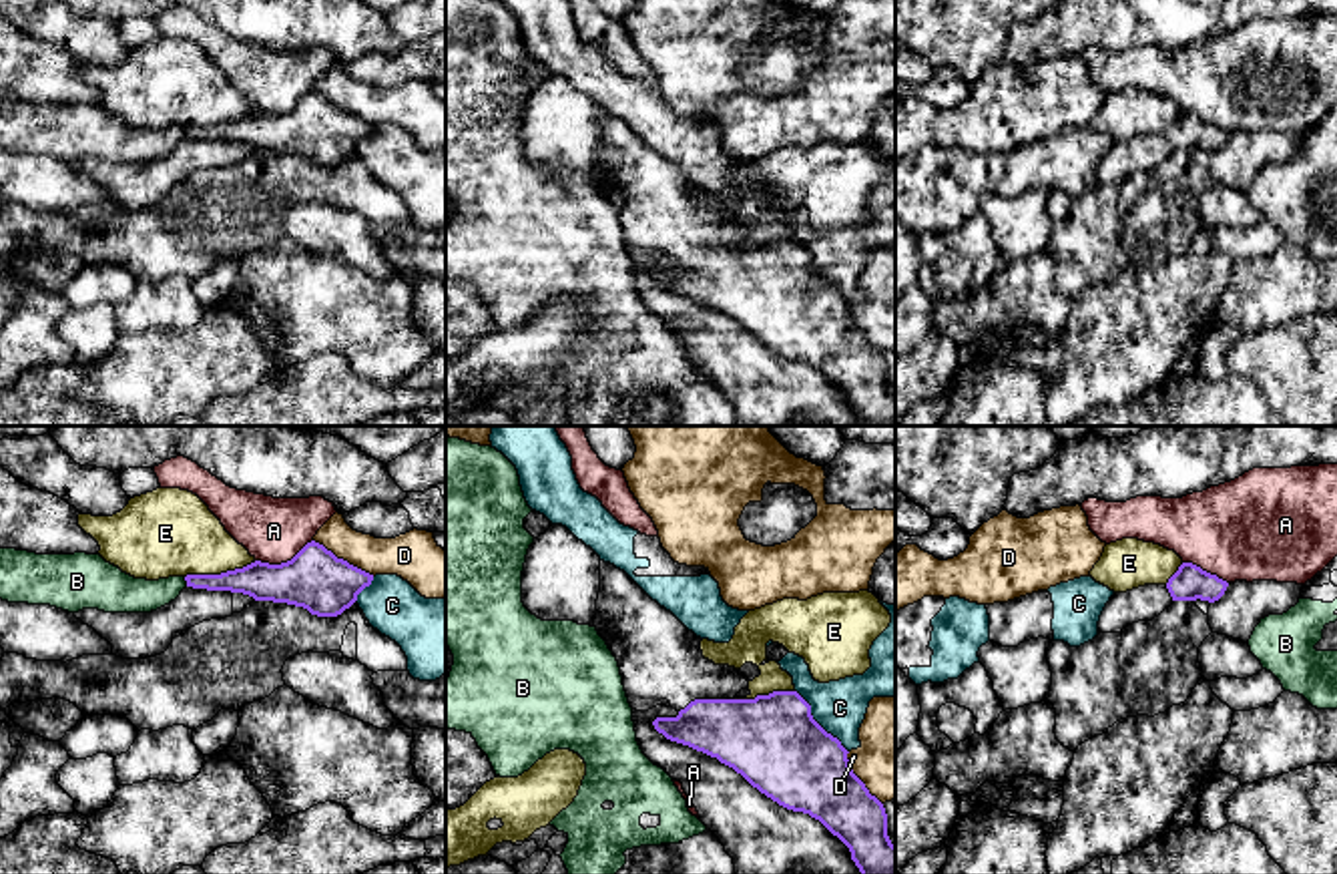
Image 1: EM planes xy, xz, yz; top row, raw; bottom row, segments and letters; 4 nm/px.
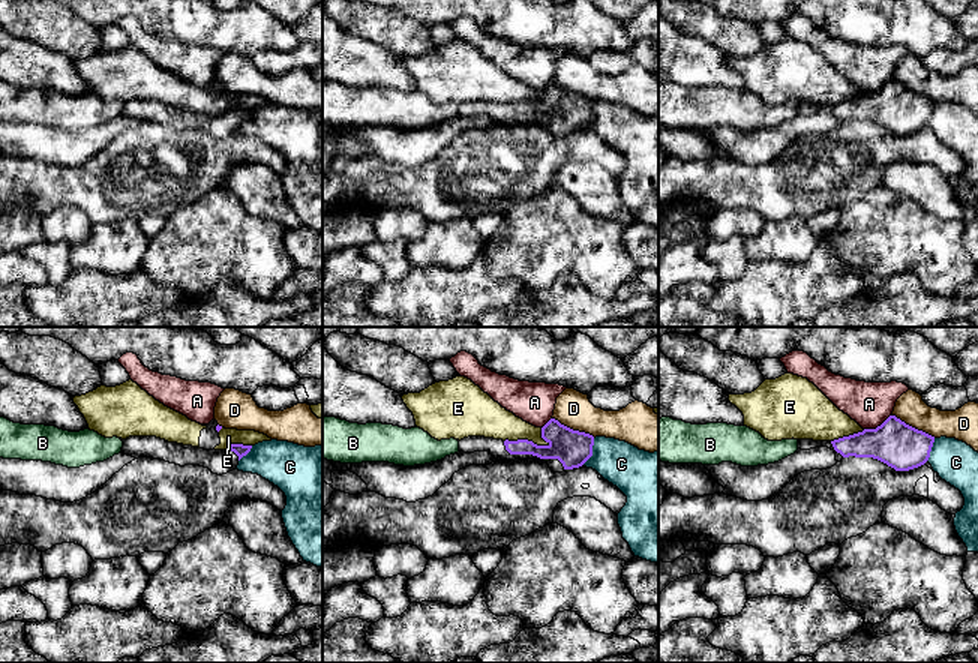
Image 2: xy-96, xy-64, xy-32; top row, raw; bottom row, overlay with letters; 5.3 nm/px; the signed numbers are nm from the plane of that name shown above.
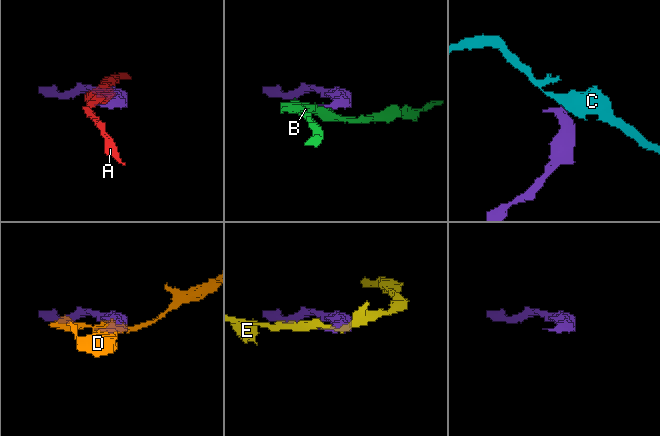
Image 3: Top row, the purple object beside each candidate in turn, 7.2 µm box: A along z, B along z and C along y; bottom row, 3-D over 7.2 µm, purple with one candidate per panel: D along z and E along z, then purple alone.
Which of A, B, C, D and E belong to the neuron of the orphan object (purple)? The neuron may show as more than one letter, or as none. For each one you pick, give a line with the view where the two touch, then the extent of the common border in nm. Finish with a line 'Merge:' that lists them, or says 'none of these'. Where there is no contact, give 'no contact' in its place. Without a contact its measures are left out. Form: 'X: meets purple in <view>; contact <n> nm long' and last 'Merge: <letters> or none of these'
Merge: none of these

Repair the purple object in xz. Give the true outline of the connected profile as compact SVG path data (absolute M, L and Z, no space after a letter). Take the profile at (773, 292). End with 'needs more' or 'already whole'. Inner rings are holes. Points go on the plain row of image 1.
M604 111L594 177L618 211L630 257L648 261L666 255L679 261L677 267L652 271L658 283L717 307L779 356L819 370L849 398L861 426L895 426L895 396L887 386L883 354L853 323L849 301L813 269L811 255L797 241L737 249L741 239L749 239L745 225L705 209L701 187L652 151L624 121Z | needs more

